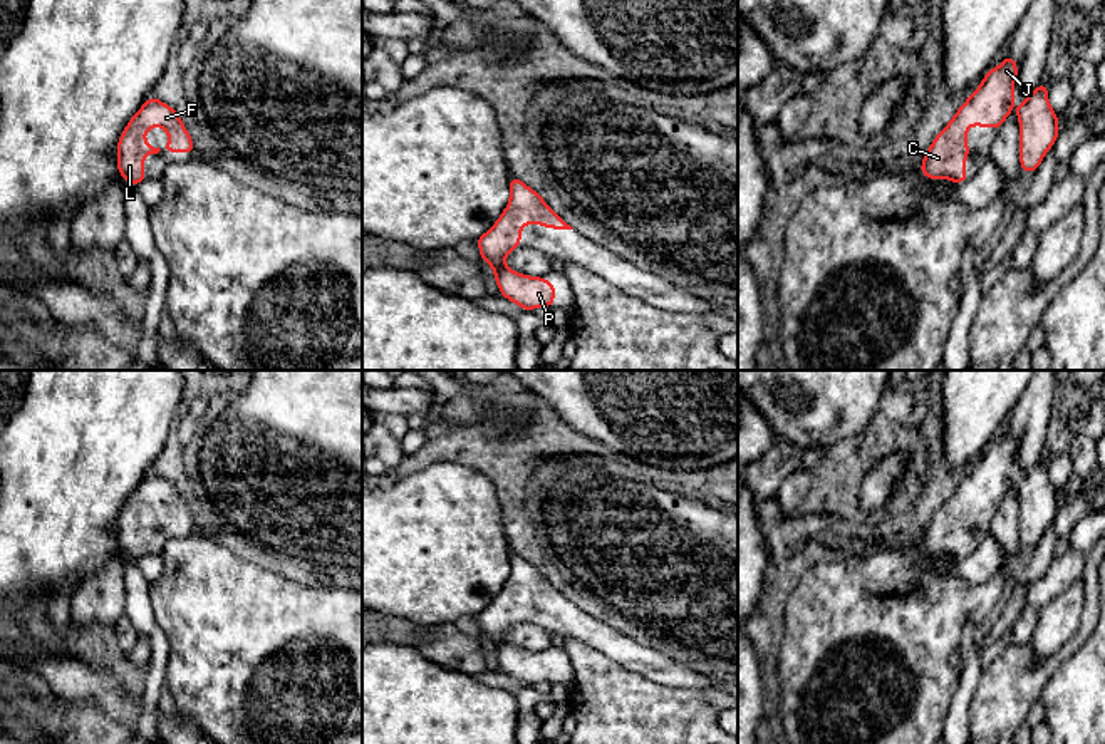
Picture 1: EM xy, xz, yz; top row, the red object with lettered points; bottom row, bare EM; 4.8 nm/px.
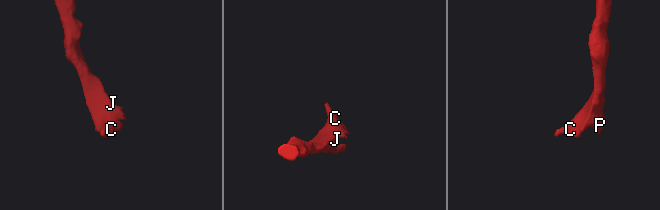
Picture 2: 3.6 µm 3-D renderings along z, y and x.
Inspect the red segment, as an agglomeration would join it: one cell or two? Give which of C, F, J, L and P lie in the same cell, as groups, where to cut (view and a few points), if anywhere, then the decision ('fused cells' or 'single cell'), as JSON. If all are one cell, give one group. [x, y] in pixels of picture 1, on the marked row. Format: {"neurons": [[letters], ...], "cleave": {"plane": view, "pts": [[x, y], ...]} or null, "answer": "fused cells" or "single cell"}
{"neurons": [["C", "F", "J", "L", "P"]], "cleave": null, "answer": "single cell"}

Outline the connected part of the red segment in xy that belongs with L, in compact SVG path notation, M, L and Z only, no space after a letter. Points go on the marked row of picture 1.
M151 96L129 119L117 141L119 176L134 186L146 181L144 156L161 151L146 144L146 131L149 127L163 127L169 132L166 152L195 152L191 136L176 111Z

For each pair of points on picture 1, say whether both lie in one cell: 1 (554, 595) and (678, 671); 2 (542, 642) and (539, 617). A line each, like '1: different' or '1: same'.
1: same
2: different

